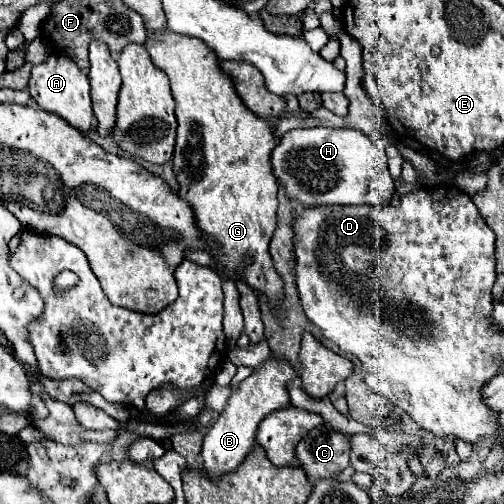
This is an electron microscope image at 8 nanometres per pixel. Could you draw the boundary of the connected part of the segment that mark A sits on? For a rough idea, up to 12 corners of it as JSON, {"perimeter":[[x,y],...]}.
{"perimeter":[[68,56],[32,68],[42,110],[88,134],[88,76]]}

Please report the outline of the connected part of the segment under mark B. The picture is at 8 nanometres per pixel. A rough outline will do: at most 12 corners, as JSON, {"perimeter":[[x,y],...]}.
{"perimeter":[[270,358],[238,388],[204,434],[208,480],[234,472],[260,420],[290,406],[296,372]]}

